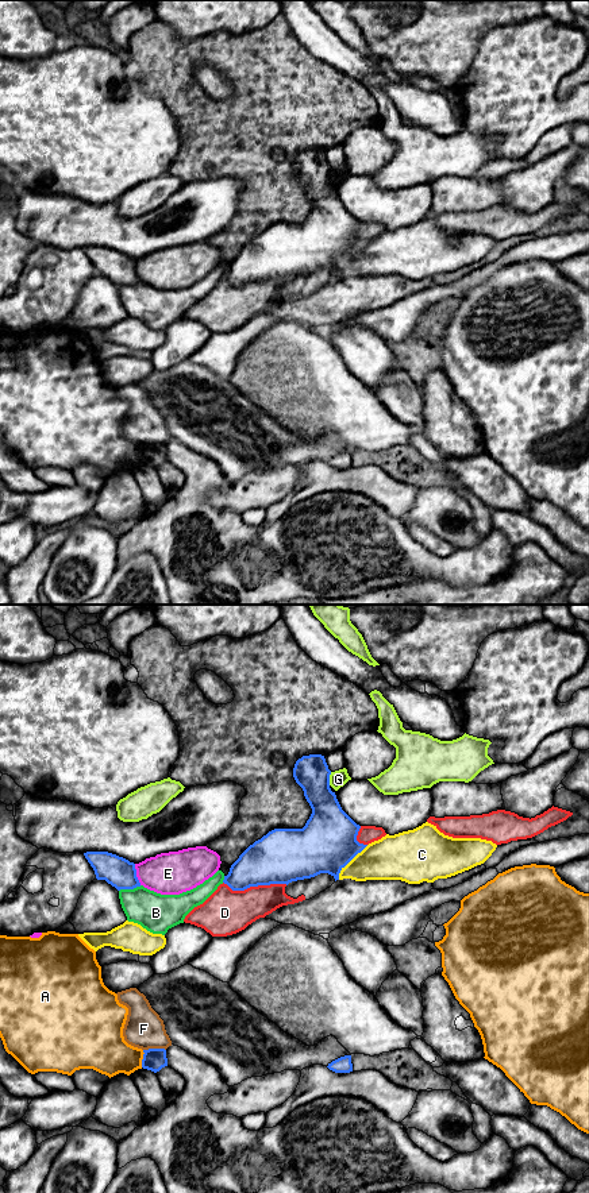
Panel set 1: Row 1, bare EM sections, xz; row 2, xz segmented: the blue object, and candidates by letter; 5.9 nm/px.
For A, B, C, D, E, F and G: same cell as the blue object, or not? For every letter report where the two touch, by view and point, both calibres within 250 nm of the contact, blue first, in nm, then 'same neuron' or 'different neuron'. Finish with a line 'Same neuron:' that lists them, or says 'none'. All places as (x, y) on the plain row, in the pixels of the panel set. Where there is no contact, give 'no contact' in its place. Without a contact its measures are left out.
A: xz (143, 454) | 140/280 nm | different neuron
B: xz (130, 284) | 180/240 nm | different neuron
C: xz (350, 255) | 340/260 nm | different neuron
D: xz (255, 281) | 320/280 nm | different neuron
E: xz (135, 270) | 180/260 nm | different neuron
F: xz (154, 444) | 140/240 nm | different neuron
G: xz (328, 174) | 220/100 nm | different neuron
Same neuron: none

